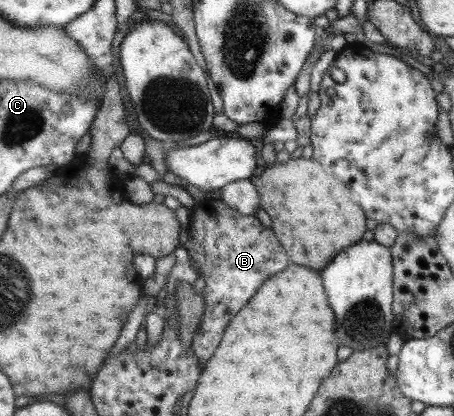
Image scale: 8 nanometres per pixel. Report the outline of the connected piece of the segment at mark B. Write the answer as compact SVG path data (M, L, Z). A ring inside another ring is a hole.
M220 199L197 200L190 213L188 229L191 233L183 240L183 247L189 257L192 257L199 265L199 275L203 276L205 282L205 287L201 292L204 299L204 310L190 345L198 359L198 366L203 371L205 361L212 356L217 344L220 343L229 320L252 299L268 277L287 267L291 257L280 245L276 234L271 233L271 227L265 229L263 224L255 219L255 216L237 213L237 210L233 211L232 207L225 205Z

